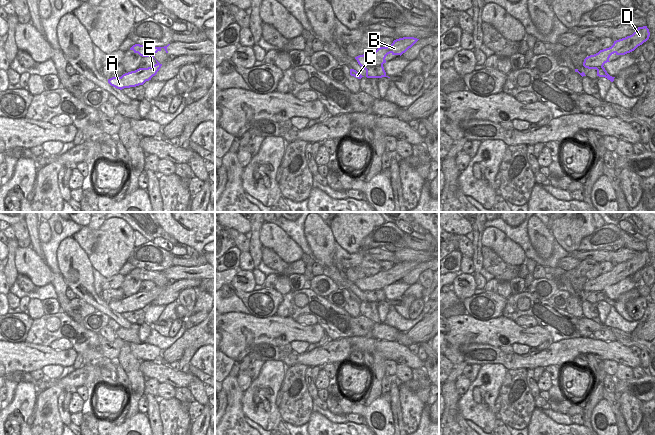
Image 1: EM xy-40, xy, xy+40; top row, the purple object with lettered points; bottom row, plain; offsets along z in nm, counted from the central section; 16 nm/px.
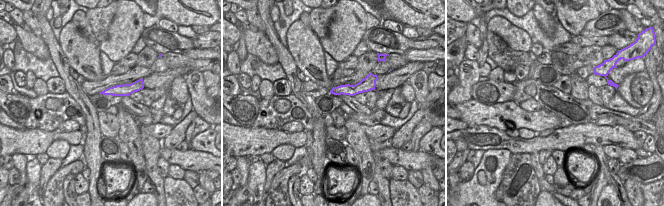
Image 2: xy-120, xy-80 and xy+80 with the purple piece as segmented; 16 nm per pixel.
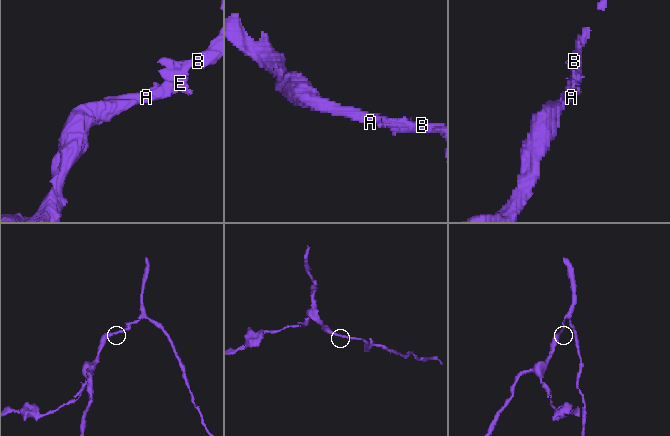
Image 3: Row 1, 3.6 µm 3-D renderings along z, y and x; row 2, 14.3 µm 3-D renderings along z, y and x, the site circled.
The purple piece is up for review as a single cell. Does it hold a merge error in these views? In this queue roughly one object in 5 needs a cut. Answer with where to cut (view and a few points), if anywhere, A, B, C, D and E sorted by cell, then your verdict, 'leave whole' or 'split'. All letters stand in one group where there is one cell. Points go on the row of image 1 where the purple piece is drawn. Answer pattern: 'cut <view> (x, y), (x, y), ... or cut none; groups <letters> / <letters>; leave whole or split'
cut none; groups A B C D E; leave whole

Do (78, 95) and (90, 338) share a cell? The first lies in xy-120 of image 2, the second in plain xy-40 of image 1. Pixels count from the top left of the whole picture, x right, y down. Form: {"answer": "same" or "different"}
{"answer": "different"}

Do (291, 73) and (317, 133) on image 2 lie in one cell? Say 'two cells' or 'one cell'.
one cell

